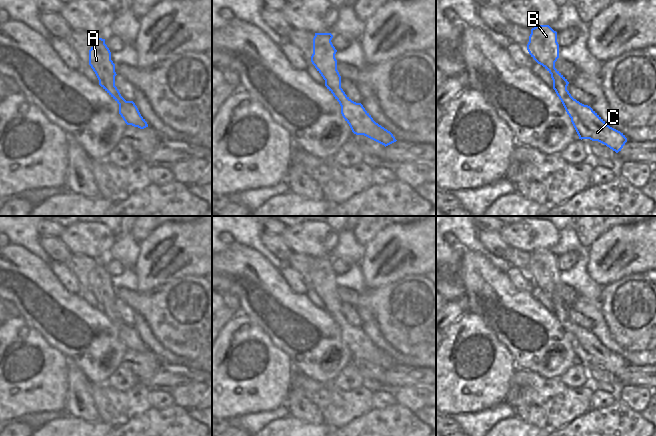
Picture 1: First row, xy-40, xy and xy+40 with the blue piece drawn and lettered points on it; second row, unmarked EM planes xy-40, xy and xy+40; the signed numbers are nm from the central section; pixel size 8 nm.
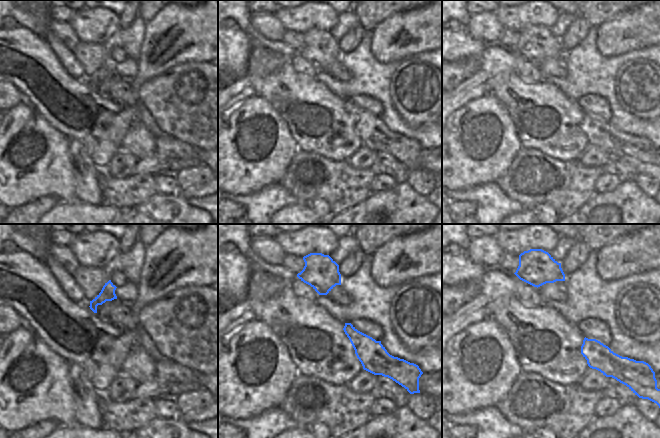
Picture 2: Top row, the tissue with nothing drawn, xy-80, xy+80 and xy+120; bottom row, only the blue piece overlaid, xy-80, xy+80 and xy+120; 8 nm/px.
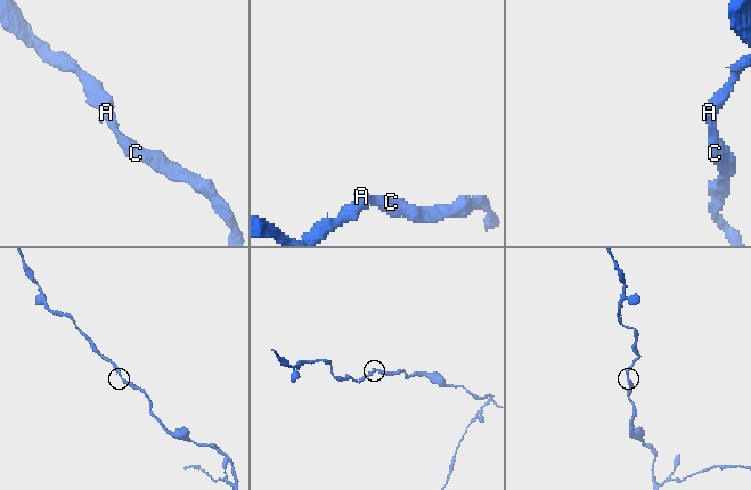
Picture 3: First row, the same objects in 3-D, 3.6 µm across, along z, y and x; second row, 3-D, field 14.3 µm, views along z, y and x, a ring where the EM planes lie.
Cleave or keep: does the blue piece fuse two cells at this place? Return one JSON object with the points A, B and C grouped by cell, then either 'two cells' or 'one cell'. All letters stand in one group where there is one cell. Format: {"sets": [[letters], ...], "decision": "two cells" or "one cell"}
{"sets": [["A", "B", "C"]], "decision": "one cell"}

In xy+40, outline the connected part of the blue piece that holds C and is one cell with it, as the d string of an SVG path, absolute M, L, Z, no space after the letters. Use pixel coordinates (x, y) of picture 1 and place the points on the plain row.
M549 249L532 252L527 274L551 298L553 313L571 342L579 363L598 365L616 377L621 375L627 366L625 359L610 351L590 330L574 323L567 314L569 306L555 292L555 286L559 282L557 256Z

